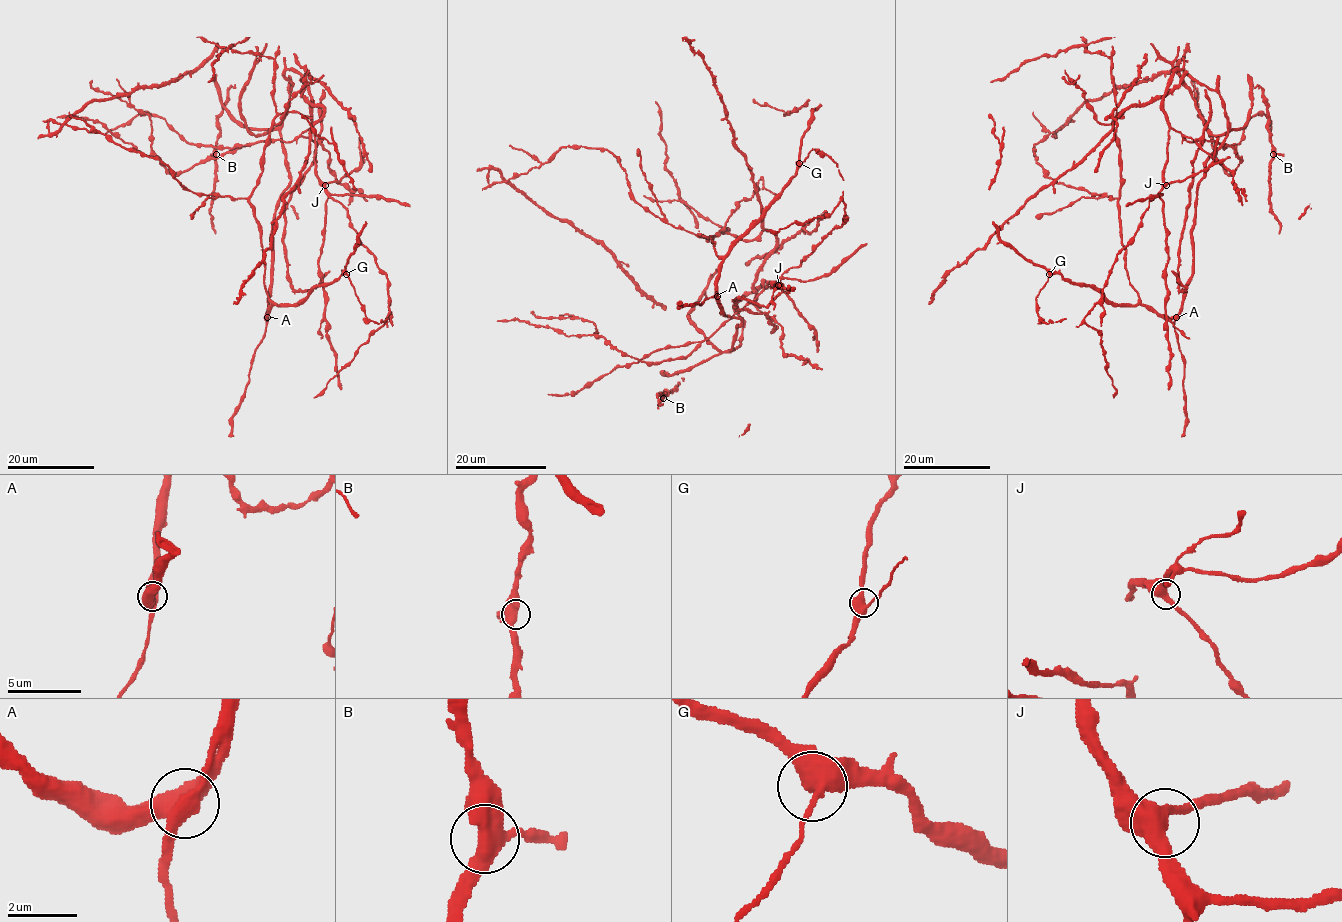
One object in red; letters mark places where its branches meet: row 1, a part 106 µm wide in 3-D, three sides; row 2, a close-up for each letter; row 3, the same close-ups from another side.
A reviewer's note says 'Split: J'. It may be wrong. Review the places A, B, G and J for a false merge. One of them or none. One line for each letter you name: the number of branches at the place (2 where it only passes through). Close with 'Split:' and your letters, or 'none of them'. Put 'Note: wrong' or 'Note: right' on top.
Note: wrong
Split: none of them

